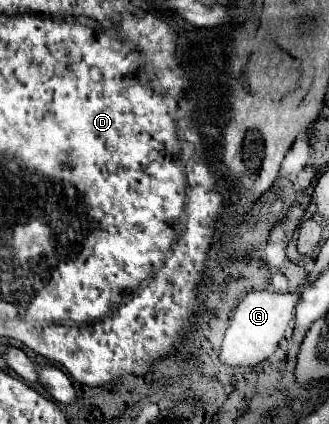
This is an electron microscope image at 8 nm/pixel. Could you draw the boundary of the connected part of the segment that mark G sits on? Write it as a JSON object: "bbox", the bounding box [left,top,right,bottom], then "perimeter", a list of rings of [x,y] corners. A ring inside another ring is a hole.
{"bbox":[219,291,301,367],"perimeter":[[[253,291],[249,293],[235,309],[231,323],[225,331],[219,361],[227,367],[255,367],[269,359],[279,341],[283,339],[289,321],[293,319],[293,307],[299,301],[301,291],[295,293],[269,293],[269,291]]]}

